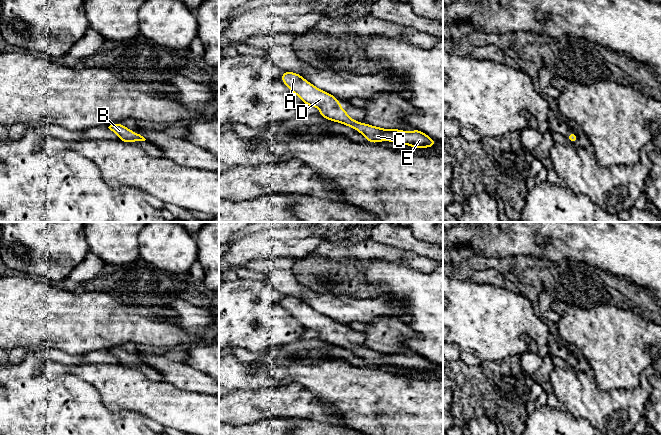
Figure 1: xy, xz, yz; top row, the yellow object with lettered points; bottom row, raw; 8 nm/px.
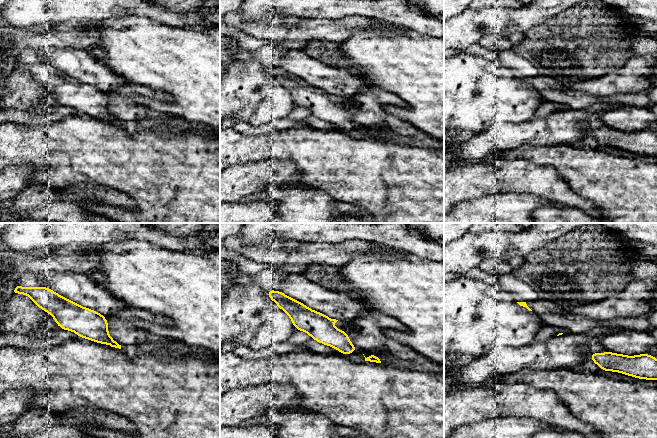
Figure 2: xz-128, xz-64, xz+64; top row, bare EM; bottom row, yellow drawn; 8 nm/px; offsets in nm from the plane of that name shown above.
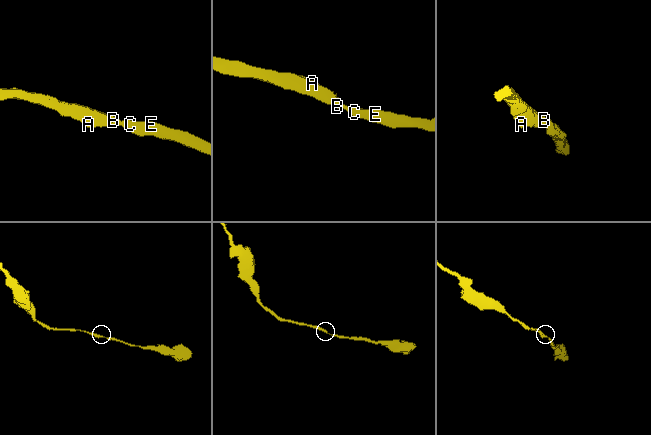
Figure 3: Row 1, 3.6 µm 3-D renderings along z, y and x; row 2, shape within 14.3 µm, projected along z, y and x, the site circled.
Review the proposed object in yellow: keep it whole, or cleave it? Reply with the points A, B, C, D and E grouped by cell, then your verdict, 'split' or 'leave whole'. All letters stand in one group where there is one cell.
A B C D E | leave whole

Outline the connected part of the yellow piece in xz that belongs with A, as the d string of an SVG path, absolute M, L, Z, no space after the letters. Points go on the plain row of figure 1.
M284 295L281 304L306 330L317 331L320 334L320 340L355 352L370 367L389 365L409 369L413 372L429 372L437 368L437 365L418 353L411 356L399 353L383 353L350 342L335 320L315 311L300 298Z

